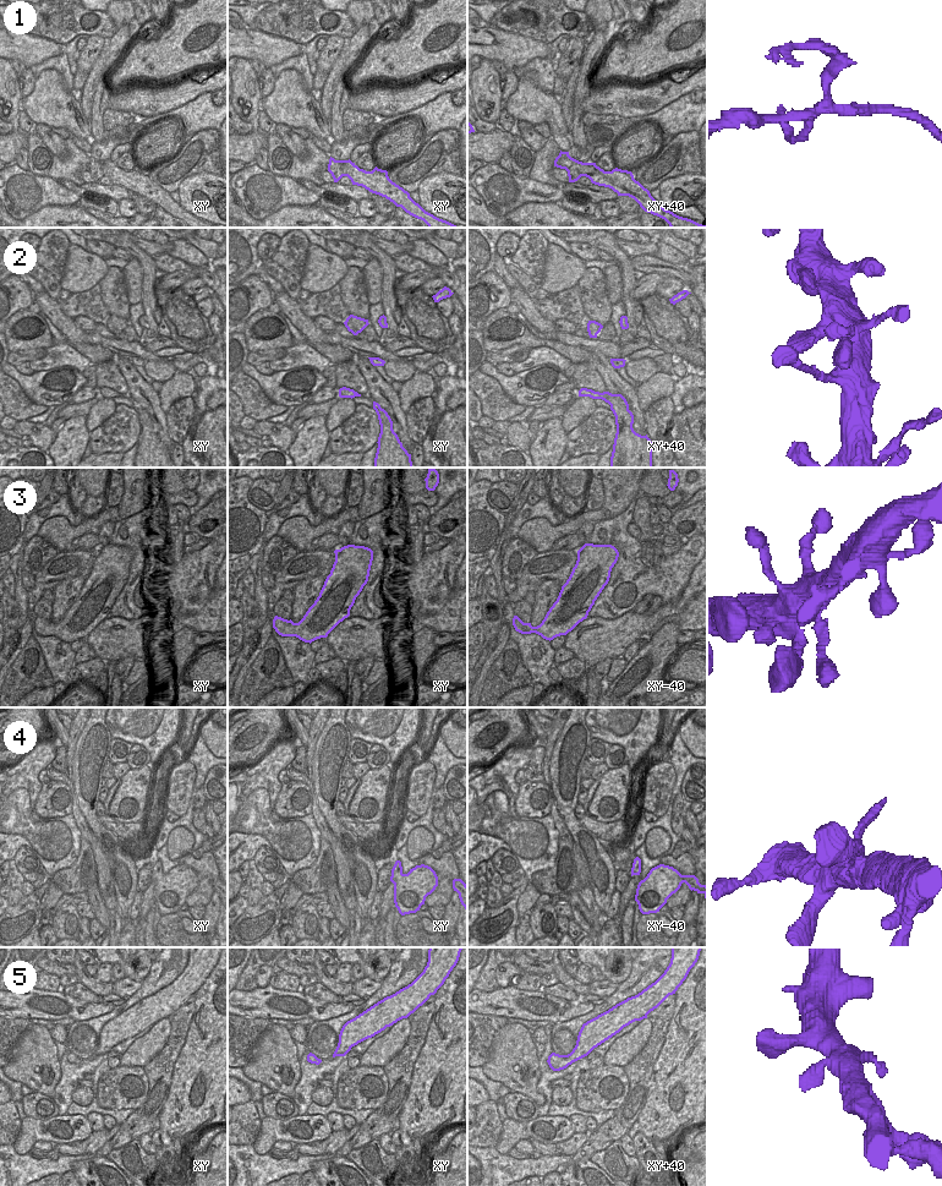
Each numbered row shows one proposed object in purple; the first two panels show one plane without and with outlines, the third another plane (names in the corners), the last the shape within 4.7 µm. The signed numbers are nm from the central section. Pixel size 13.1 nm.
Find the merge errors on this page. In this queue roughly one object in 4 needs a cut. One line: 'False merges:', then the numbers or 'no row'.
False merges: 1

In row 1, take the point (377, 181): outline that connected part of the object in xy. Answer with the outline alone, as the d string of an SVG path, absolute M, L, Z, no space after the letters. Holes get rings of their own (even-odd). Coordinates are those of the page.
M330 157L328 170L332 169L343 170L344 176L347 176L352 185L362 186L372 193L385 197L396 207L401 207L410 215L423 220L428 228L458 228L456 225L426 212L410 197L407 191L389 179L387 170L376 166L372 171L366 171L357 165L341 165Z

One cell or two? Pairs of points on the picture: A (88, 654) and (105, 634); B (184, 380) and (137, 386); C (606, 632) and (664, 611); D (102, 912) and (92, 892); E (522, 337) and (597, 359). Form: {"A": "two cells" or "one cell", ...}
{"A": "two cells", "B": "two cells", "C": "one cell", "D": "one cell", "E": "two cells"}

